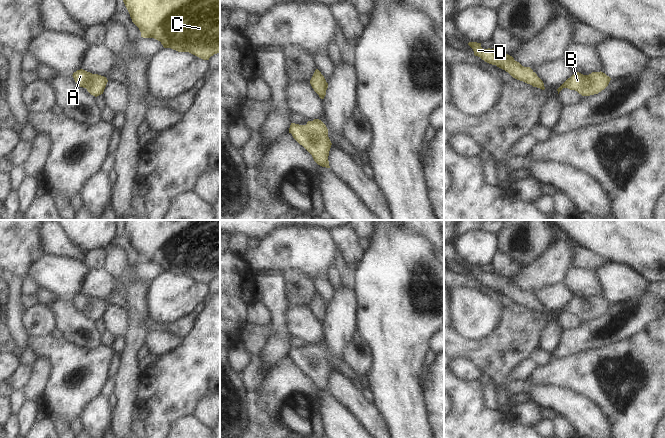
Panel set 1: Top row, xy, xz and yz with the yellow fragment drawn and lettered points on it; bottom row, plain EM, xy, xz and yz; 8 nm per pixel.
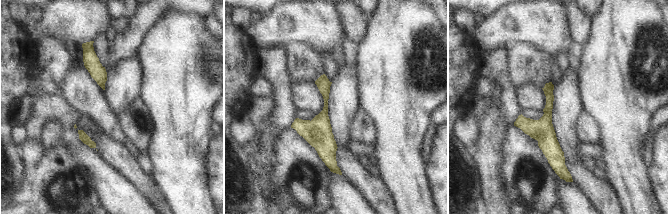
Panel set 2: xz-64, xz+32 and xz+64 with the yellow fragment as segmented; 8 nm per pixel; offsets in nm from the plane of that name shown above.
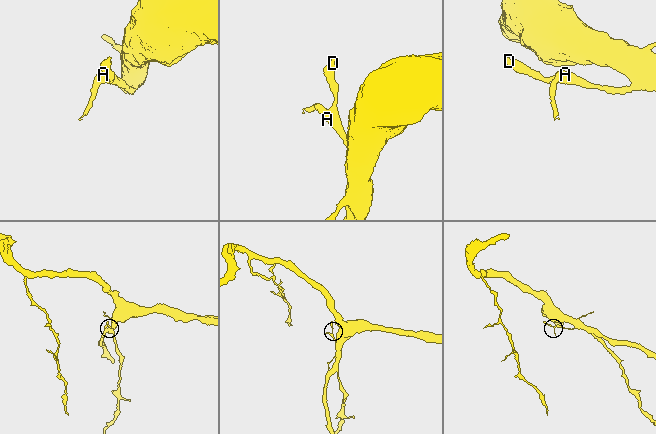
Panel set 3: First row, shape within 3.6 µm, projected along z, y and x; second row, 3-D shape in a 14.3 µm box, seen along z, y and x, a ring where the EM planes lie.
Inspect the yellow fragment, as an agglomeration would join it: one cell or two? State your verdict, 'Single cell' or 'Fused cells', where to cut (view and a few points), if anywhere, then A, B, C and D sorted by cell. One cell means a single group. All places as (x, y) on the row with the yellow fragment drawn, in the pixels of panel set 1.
Single cell. No split. Groups: A B C D

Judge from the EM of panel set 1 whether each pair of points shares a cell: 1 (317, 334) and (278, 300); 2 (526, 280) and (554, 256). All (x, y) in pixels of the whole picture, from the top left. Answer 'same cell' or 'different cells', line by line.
1: different cells
2: same cell

